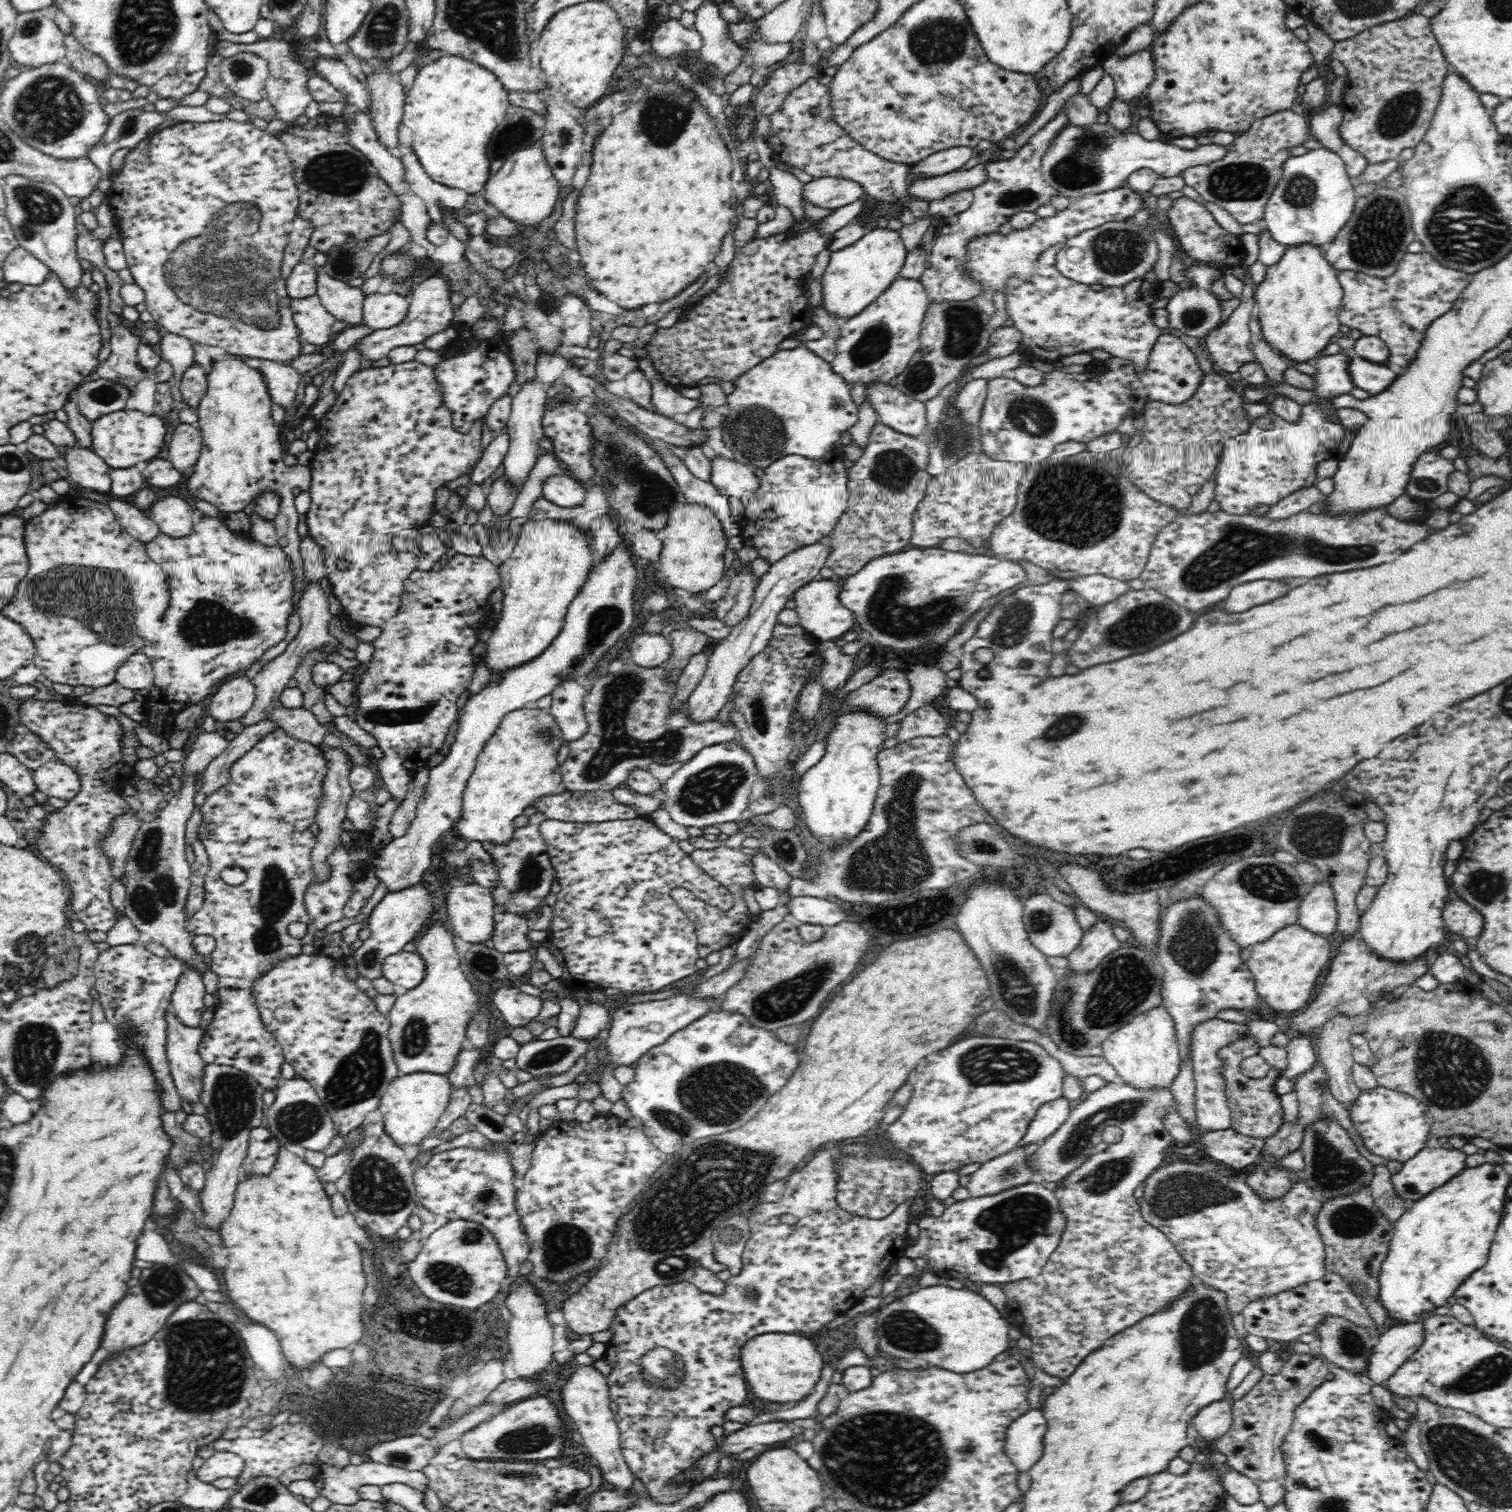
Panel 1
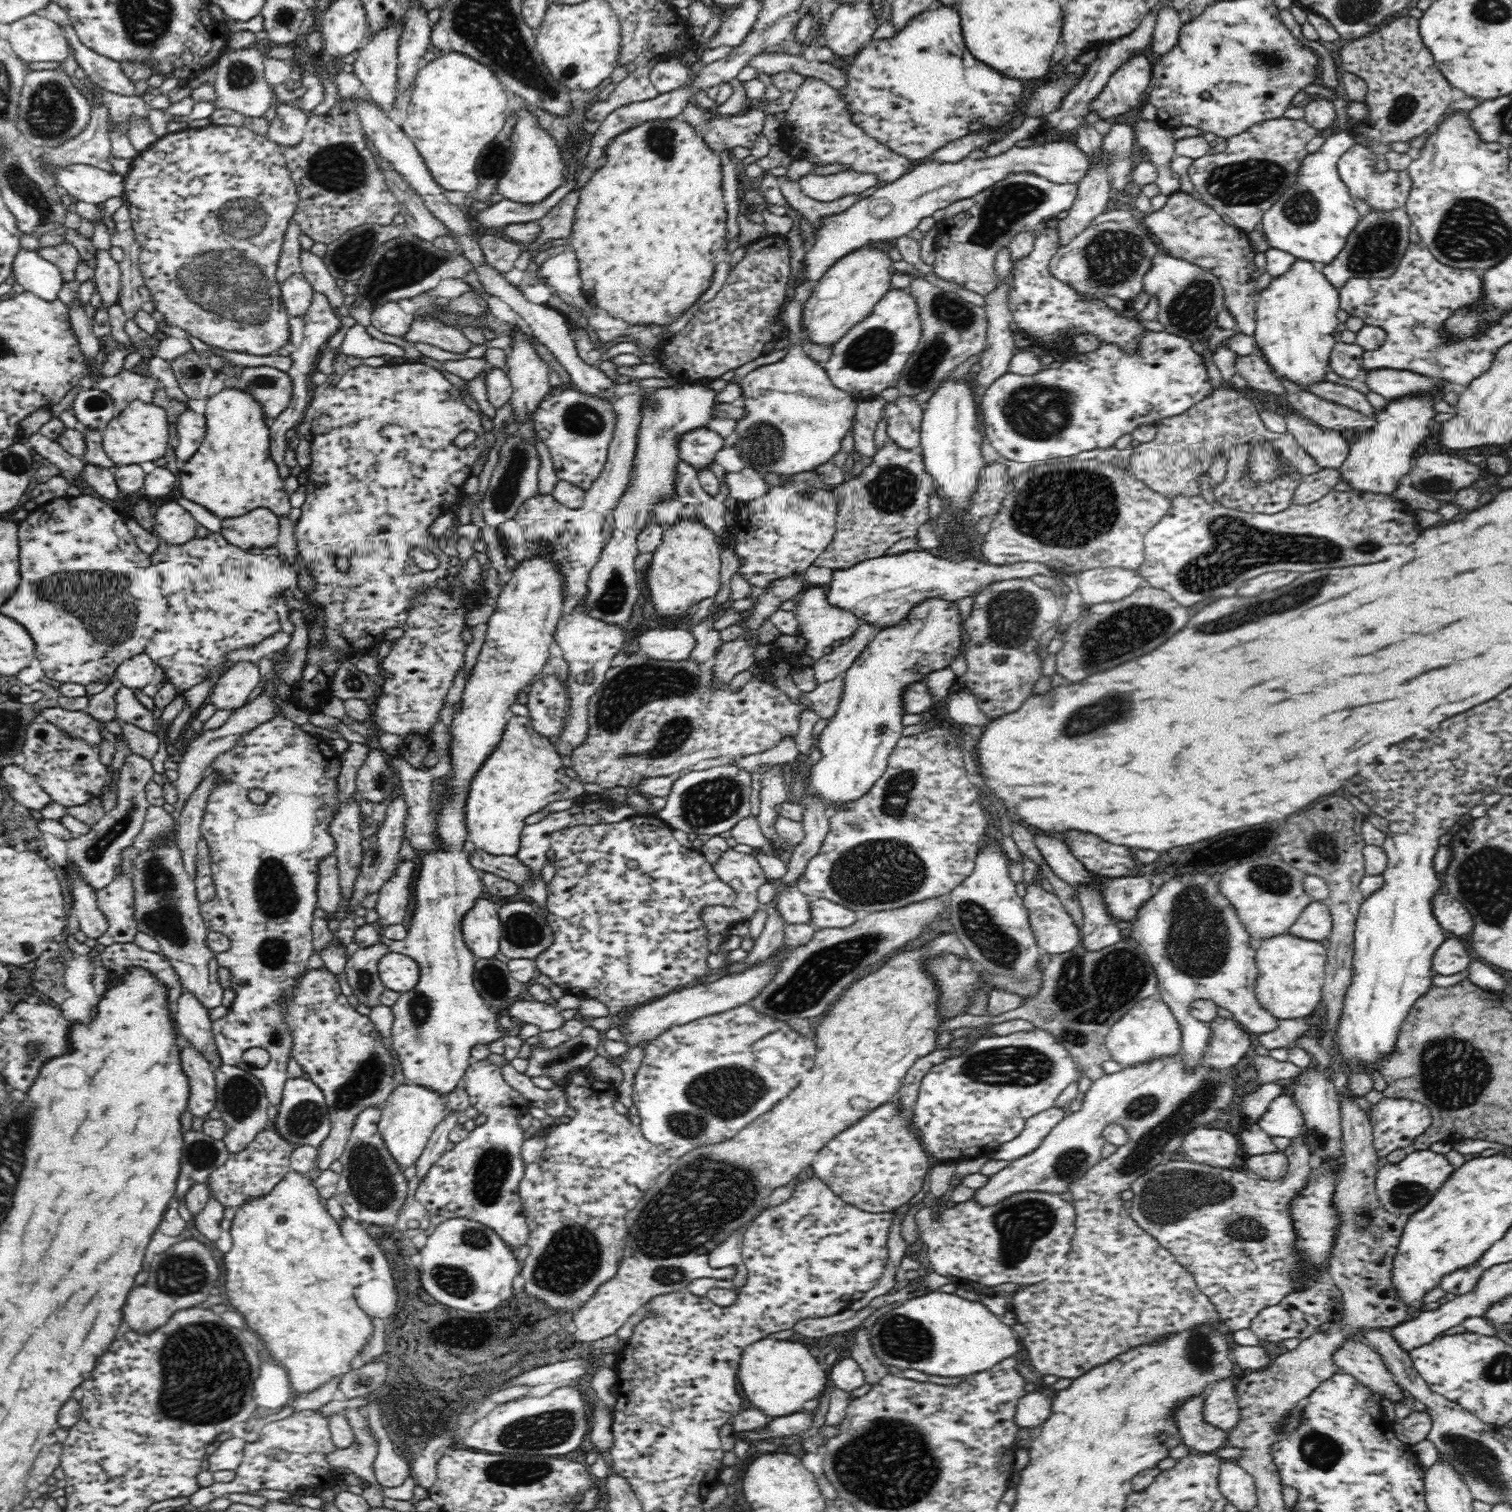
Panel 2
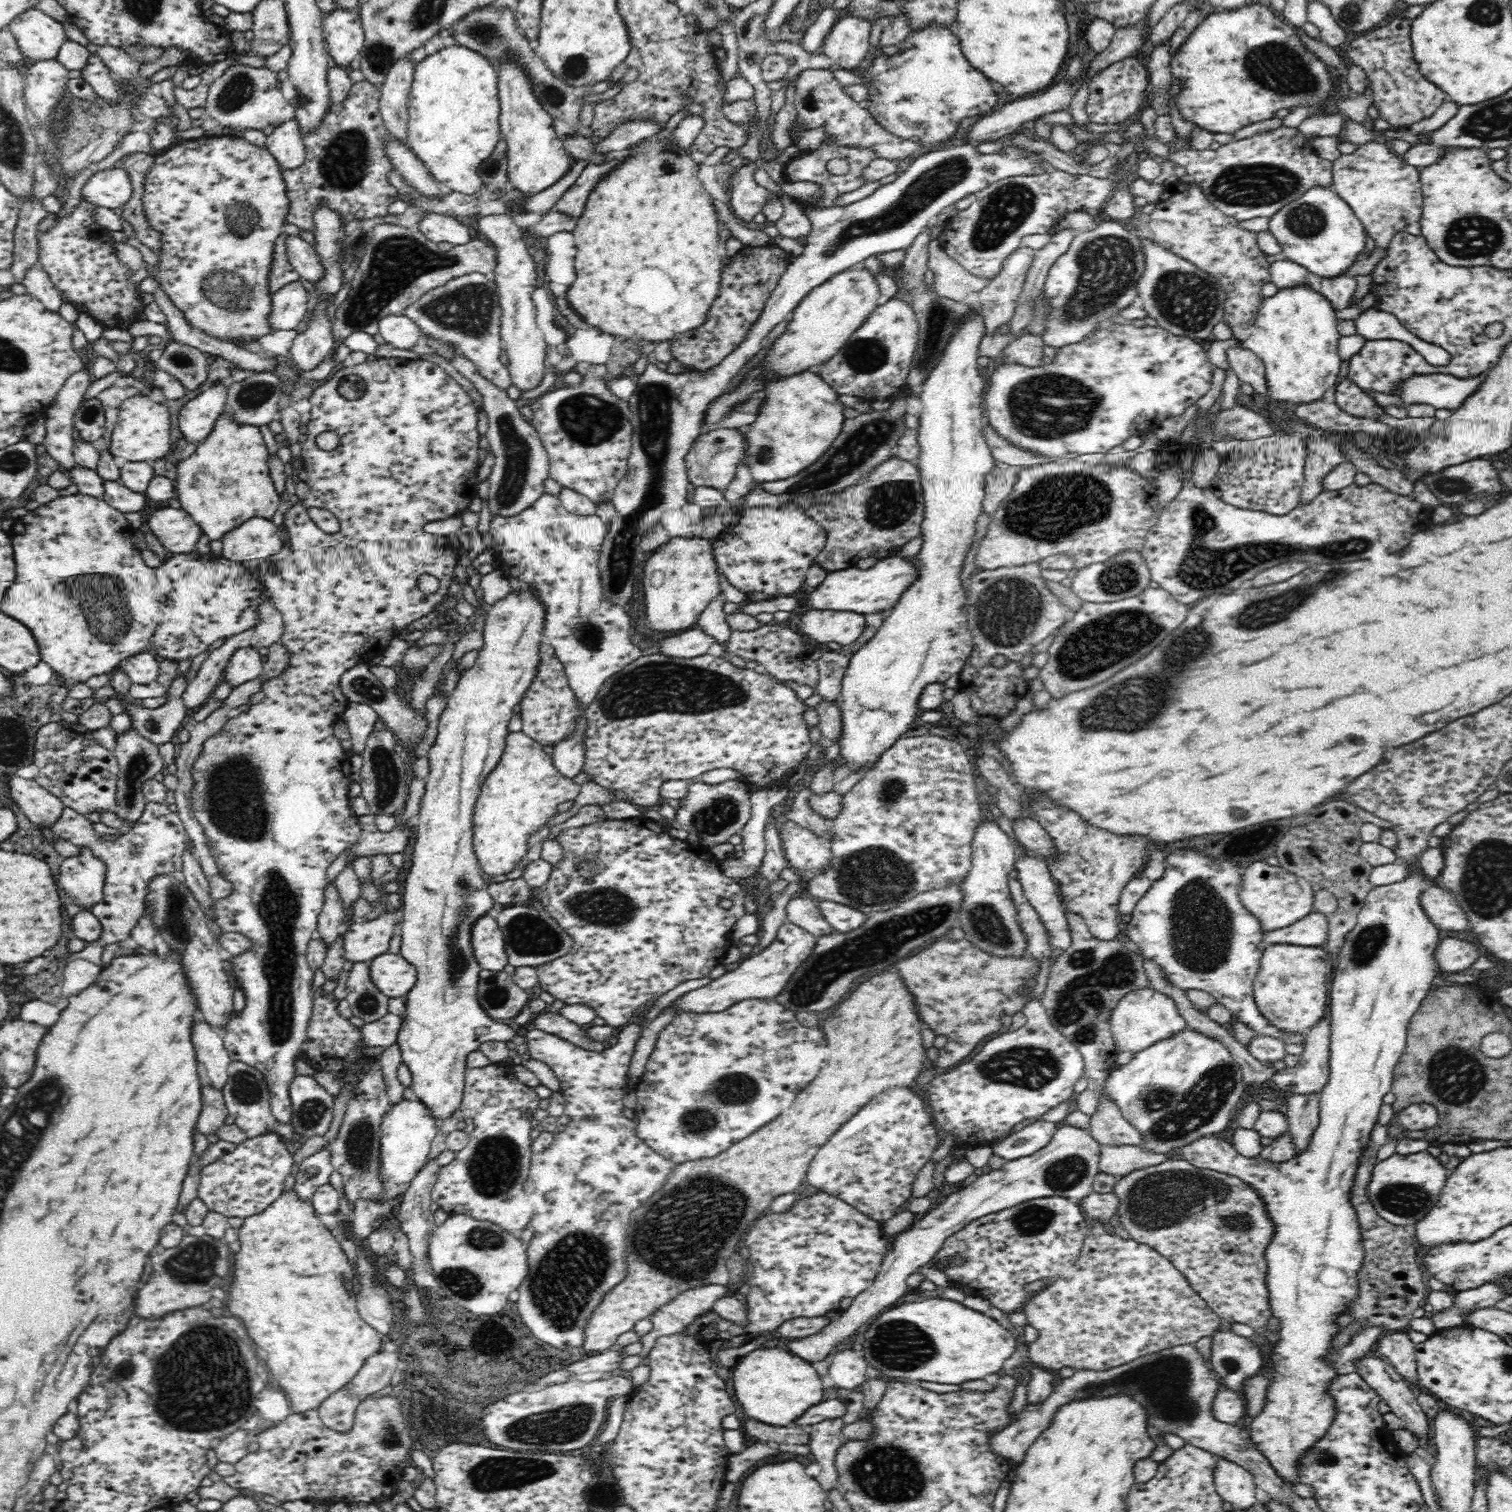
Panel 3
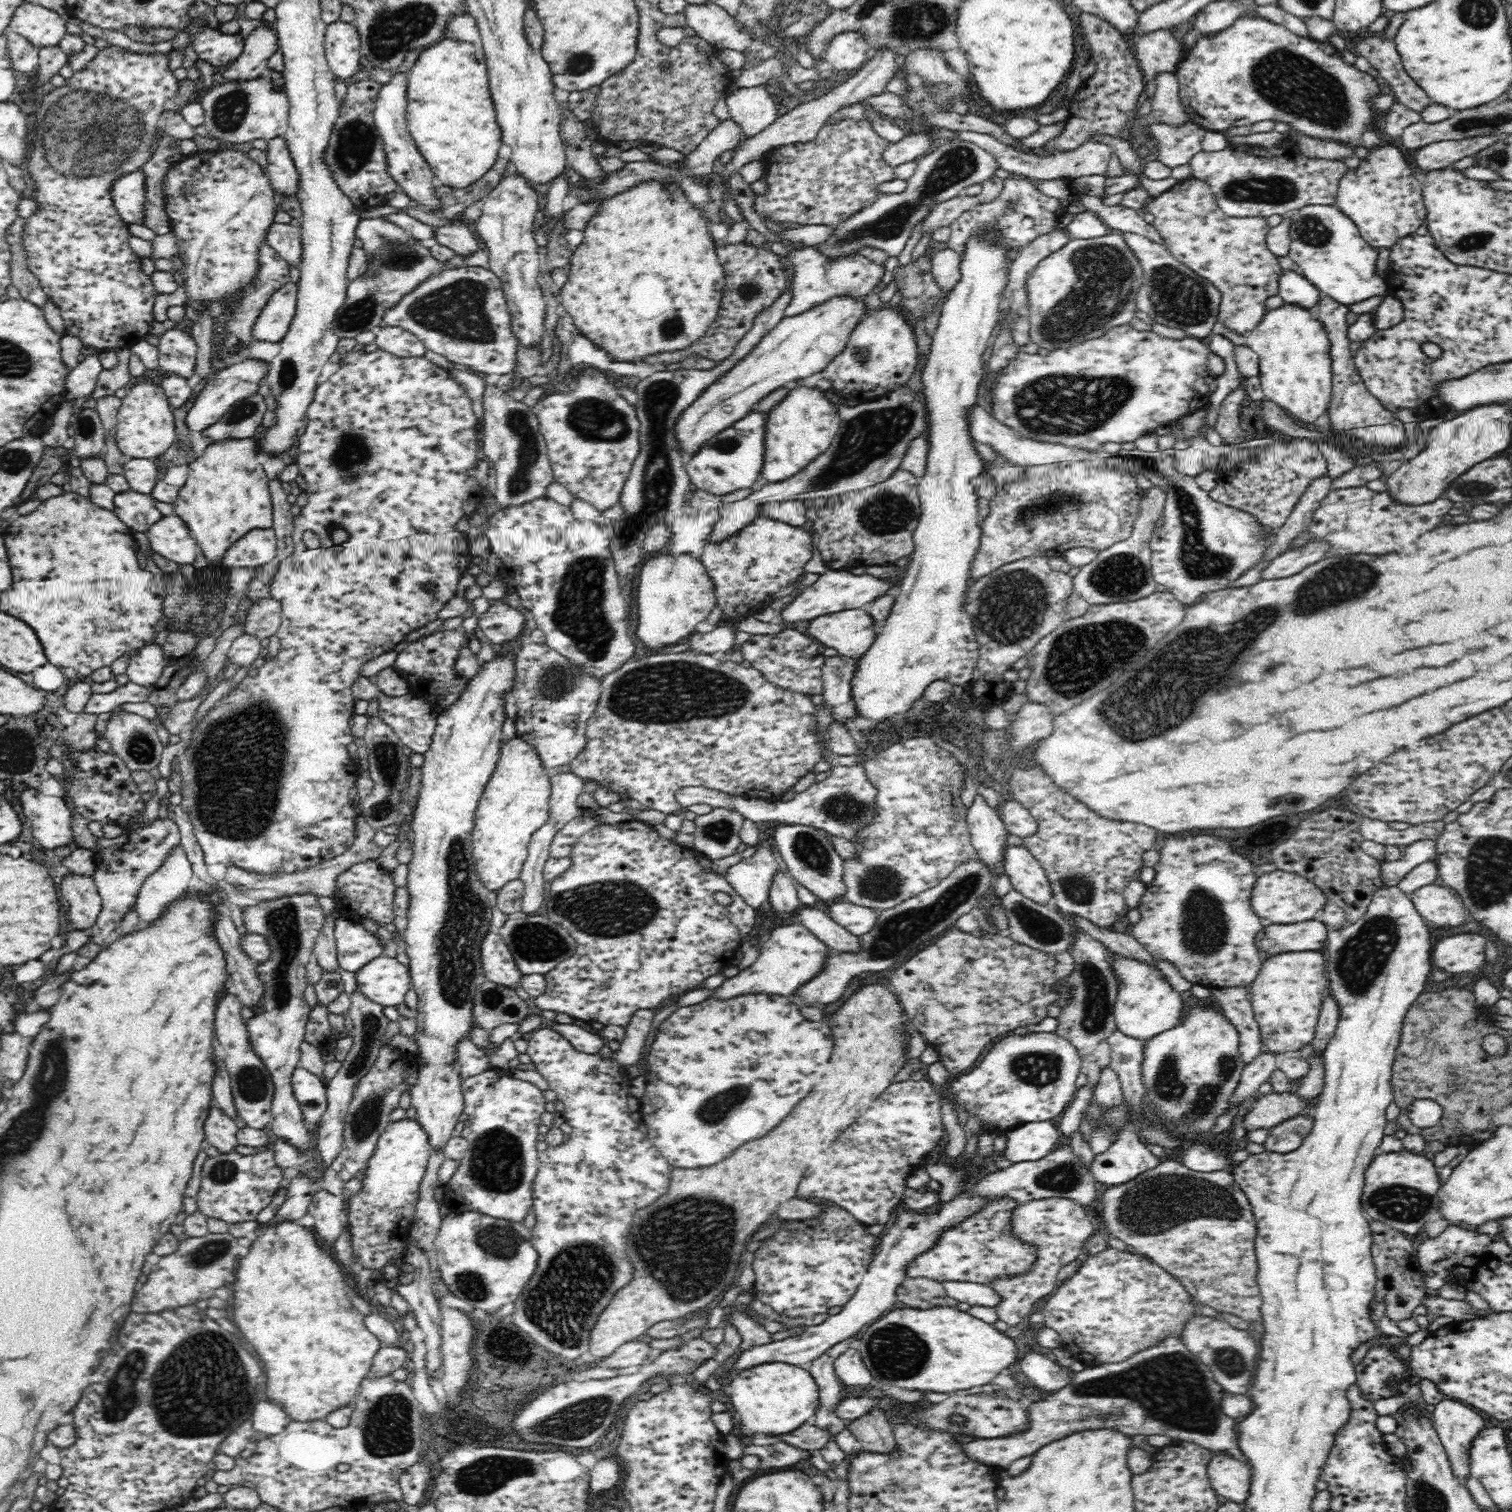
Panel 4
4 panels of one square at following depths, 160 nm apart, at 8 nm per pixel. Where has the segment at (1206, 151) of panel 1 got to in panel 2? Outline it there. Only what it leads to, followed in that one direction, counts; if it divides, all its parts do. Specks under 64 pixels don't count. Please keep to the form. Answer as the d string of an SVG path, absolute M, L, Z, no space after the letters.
M1074 137L1062 138L1045 145L1032 145L1019 148L1013 146L1007 153L974 160L969 157L960 162L939 163L924 160L915 163L913 168L898 180L884 186L878 186L869 198L854 203L852 208L842 212L840 216L832 216L824 220L824 226L816 232L816 244L809 250L804 259L806 270L804 277L808 280L820 281L824 274L844 254L868 247L876 242L895 242L902 236L910 235L920 227L920 222L932 217L938 210L950 207L952 203L968 198L1004 180L1008 172L1033 172L1057 185L1076 185L1086 176L1092 167L1104 167L1107 170L1111 154L1102 148L1096 154L1087 154L1075 142Z

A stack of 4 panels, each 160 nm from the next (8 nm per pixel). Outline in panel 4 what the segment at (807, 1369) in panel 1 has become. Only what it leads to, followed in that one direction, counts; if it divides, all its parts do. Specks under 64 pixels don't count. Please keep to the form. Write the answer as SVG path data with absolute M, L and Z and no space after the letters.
M764 1362L740 1370L728 1388L738 1424L746 1436L756 1432L771 1437L788 1434L802 1426L810 1416L814 1416L819 1404L818 1384L811 1372L787 1362Z

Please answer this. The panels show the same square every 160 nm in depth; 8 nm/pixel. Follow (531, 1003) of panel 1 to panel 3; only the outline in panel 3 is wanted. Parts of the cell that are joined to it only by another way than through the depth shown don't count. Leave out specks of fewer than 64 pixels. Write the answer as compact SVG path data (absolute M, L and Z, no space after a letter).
M551 1011L540 1012L534 1019L530 1020L535 1029L559 1036L564 1040L573 1042L576 1046L584 1048L587 1052L601 1053L604 1044L600 1041L592 1041L586 1037L585 1027L574 1024L565 1016Z

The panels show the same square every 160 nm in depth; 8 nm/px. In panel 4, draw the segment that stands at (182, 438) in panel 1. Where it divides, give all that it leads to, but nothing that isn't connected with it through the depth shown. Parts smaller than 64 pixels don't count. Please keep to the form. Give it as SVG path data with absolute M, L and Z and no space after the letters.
M255 359L238 360L213 374L213 378L205 384L205 387L194 398L192 407L187 411L185 422L189 430L205 431L215 425L223 414L228 412L232 404L246 398L248 394L258 390L258 384L262 383L269 369L268 363Z

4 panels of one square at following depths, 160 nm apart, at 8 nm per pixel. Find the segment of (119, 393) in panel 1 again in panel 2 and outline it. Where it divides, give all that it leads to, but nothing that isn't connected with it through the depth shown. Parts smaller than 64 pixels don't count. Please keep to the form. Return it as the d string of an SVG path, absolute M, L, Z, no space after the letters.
M84 384L73 401L73 409L77 420L94 430L104 428L112 418L124 413L107 392Z

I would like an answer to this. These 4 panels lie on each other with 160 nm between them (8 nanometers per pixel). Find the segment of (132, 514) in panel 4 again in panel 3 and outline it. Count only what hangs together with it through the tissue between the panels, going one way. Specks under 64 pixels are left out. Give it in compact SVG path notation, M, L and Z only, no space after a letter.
M102 480L104 494L100 498L120 512L142 512L148 506L148 497L144 493L130 490L119 480Z

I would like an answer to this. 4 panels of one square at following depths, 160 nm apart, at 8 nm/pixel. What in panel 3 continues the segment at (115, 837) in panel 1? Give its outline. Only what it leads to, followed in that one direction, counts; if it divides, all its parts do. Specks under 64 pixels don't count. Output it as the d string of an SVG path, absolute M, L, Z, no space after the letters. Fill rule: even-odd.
M134 728L125 733L120 733L116 744L113 754L116 756L119 766L114 812L122 822L129 822L134 826L135 822L143 815L143 810L148 804L143 793L143 784L148 779L152 779L155 774L161 772L164 761L158 753L158 745L154 745L147 738L140 736ZM78 846L78 854L66 856L60 867L60 886L76 898L80 907L90 907L100 902L104 894L104 885L107 877L107 866L91 851L89 846Z

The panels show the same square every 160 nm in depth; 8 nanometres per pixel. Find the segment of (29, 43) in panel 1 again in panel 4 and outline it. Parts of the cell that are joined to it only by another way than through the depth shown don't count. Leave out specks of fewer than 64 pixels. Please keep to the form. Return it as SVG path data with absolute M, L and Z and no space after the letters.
M28 3L16 10L8 30L26 38L38 50L58 45L67 33L65 20L58 13Z

